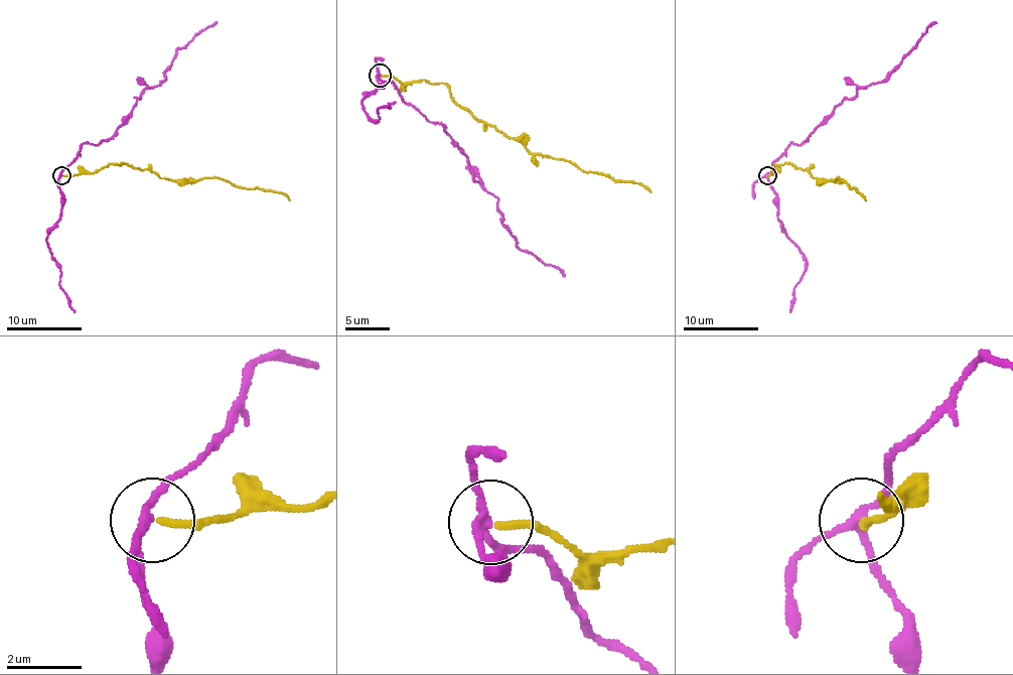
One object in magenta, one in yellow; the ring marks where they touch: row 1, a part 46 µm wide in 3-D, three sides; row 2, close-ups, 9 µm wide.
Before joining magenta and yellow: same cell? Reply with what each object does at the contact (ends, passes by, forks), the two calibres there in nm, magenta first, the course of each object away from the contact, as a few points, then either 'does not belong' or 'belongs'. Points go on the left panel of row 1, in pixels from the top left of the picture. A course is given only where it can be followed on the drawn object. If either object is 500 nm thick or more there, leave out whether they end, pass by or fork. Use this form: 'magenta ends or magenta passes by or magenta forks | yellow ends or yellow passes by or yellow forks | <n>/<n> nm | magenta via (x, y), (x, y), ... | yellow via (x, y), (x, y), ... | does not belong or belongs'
magenta forks | yellow ends | 170/200 nm | magenta via (62, 174), (85, 143), (98, 145), (115, 134), (146, 89), (161, 83), (176, 51), (218, 23) | yellow via (62, 174), (128, 163), (150, 169), (161, 178), (218, 176), (236, 186), (281, 191), (288, 200) | does not belong

